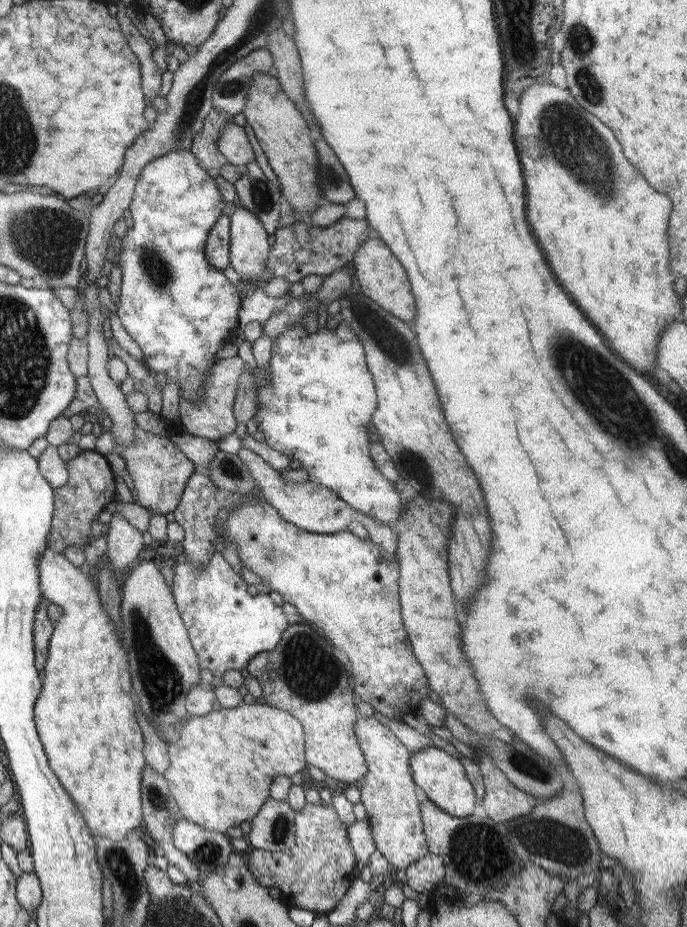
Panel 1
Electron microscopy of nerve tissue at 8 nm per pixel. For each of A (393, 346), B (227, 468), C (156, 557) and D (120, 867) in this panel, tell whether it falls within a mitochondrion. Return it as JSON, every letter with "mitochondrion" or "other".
{"A":"mitochondrion","B":"mitochondrion","C":"other","D":"mitochondrion"}

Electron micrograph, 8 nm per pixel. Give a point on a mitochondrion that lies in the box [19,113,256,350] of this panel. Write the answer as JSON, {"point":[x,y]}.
{"point":[155,267]}

